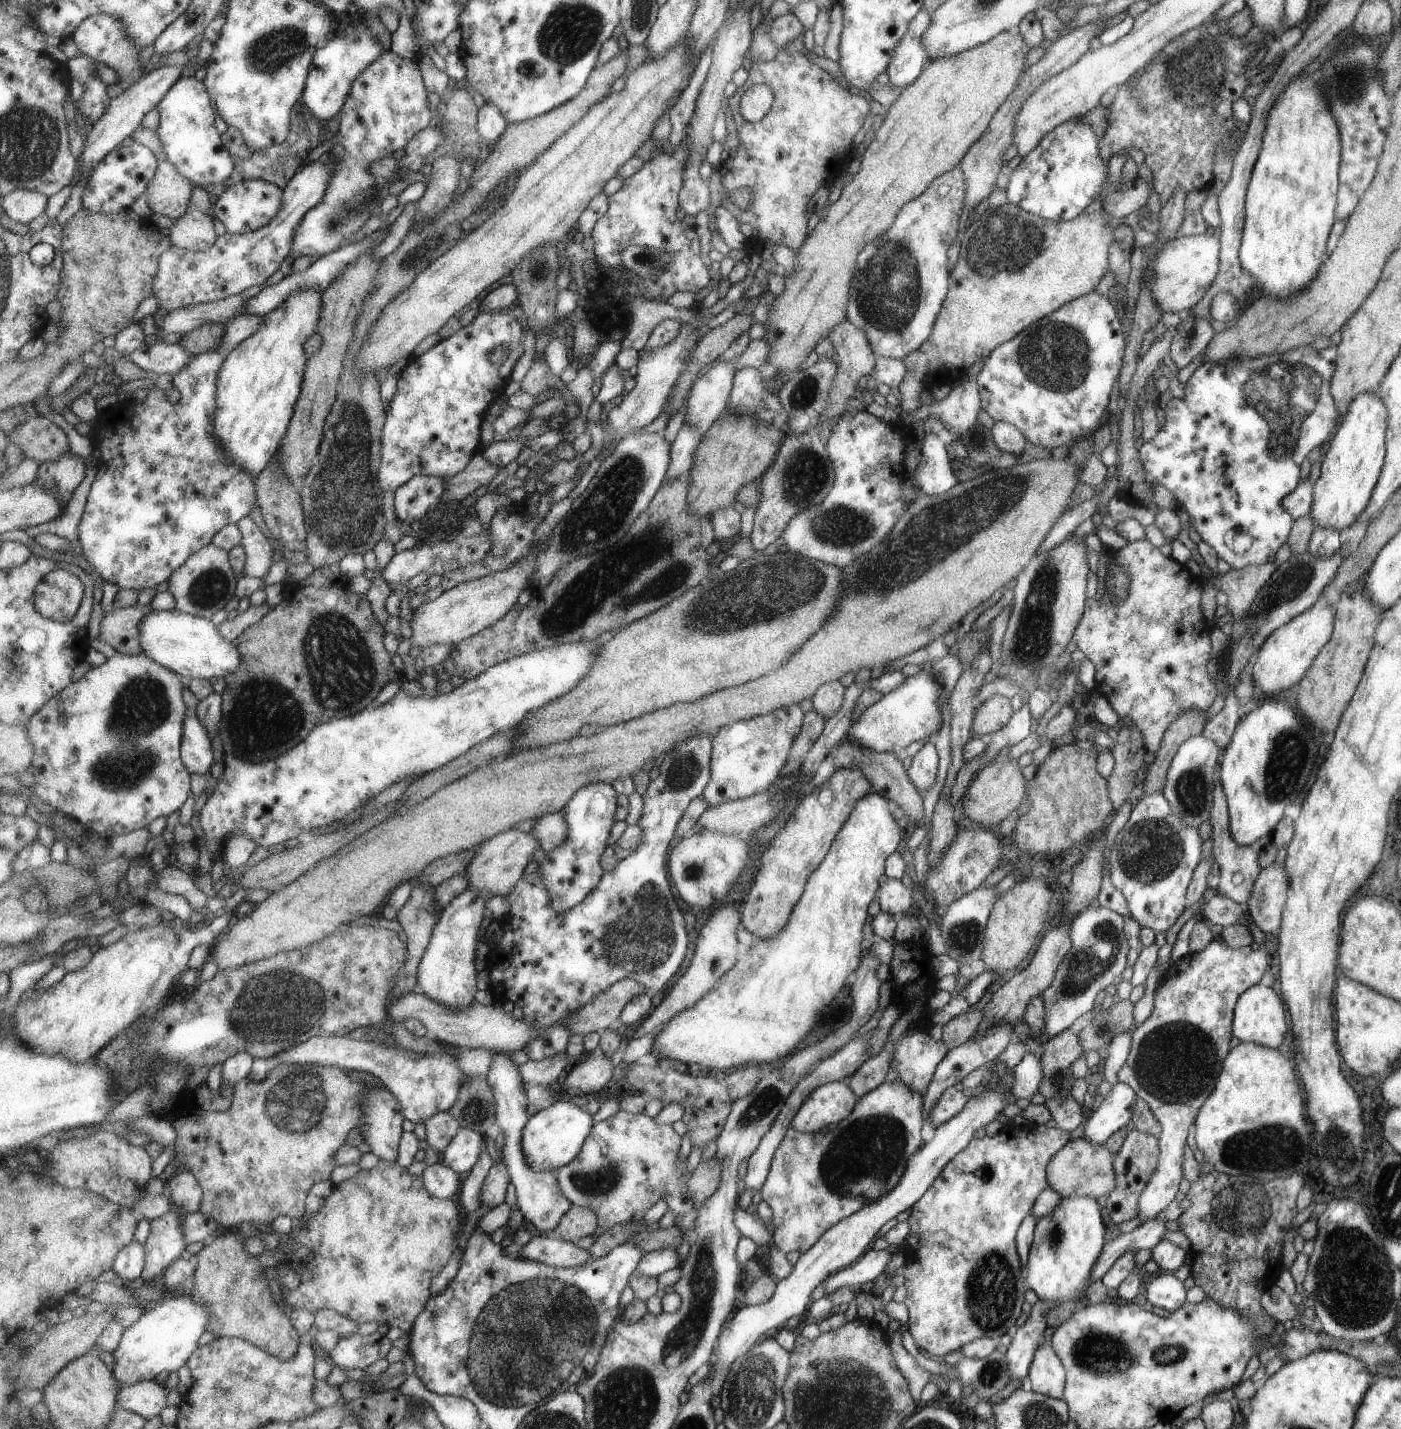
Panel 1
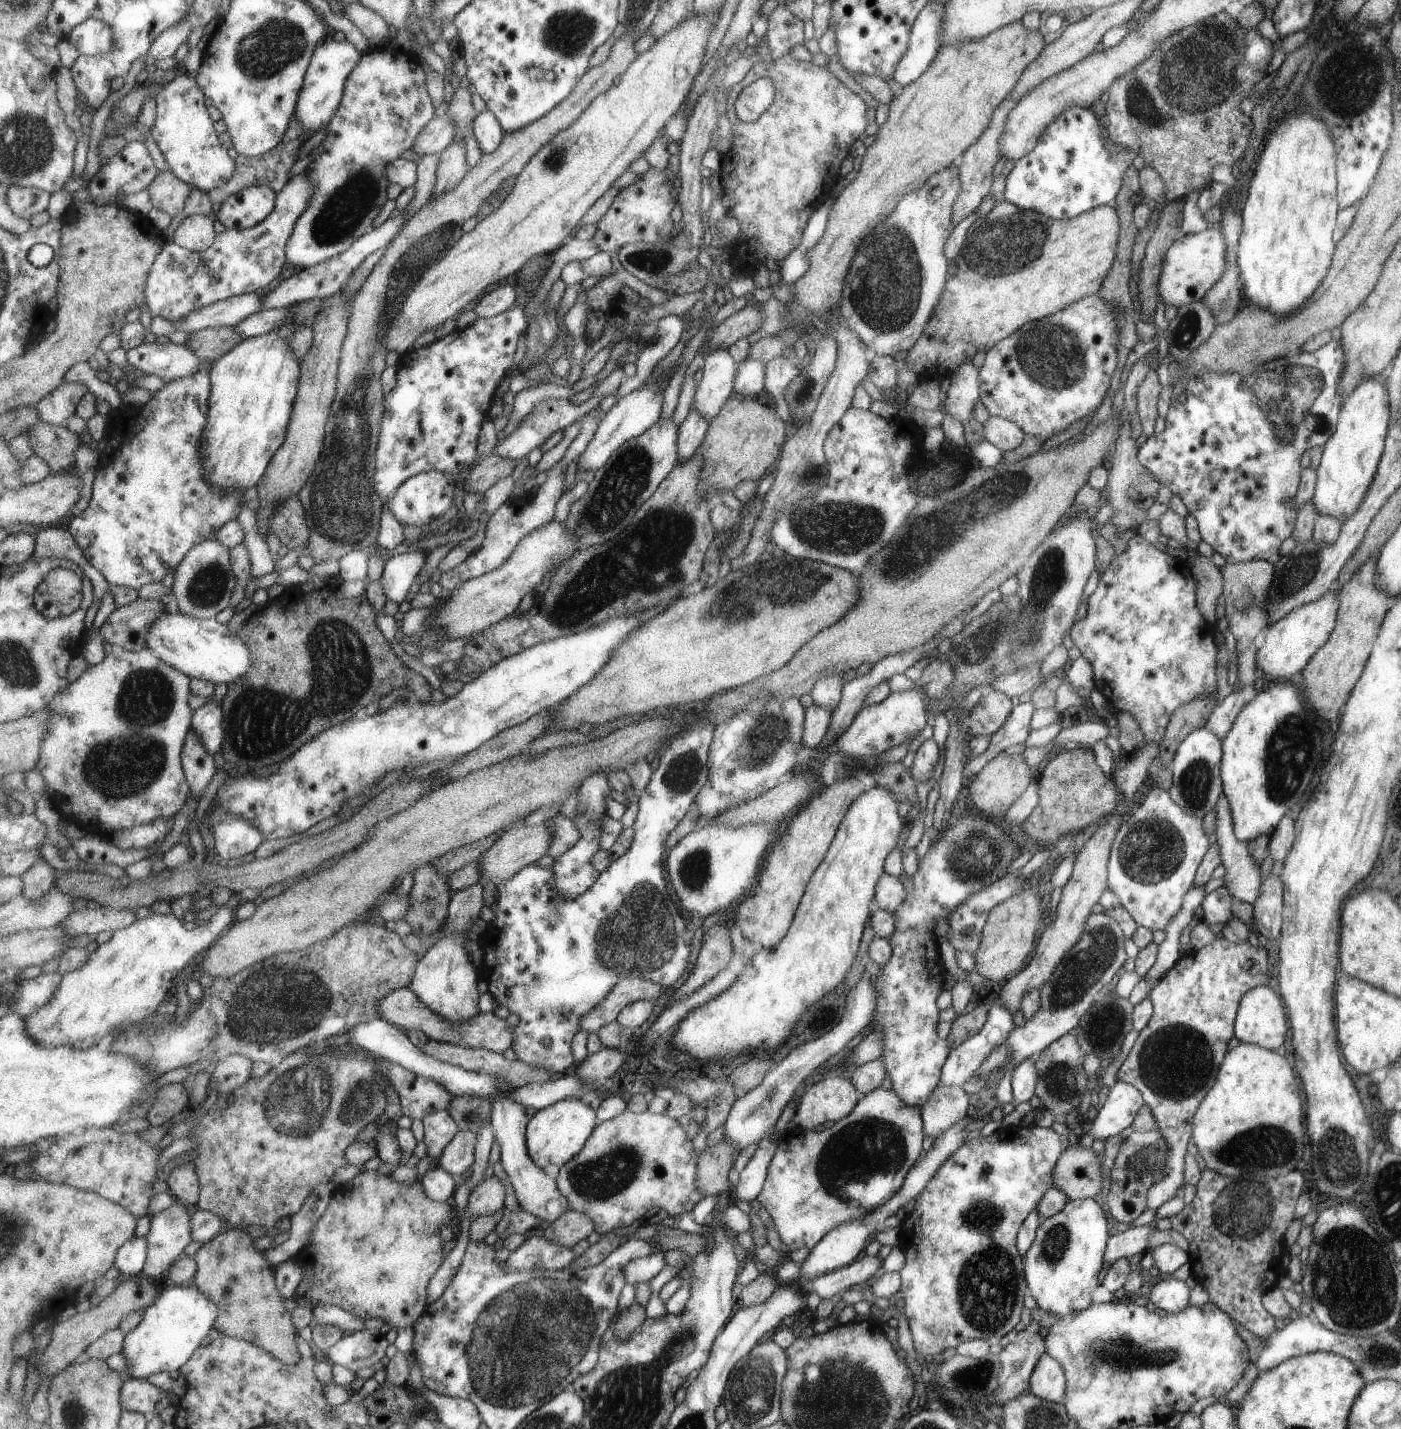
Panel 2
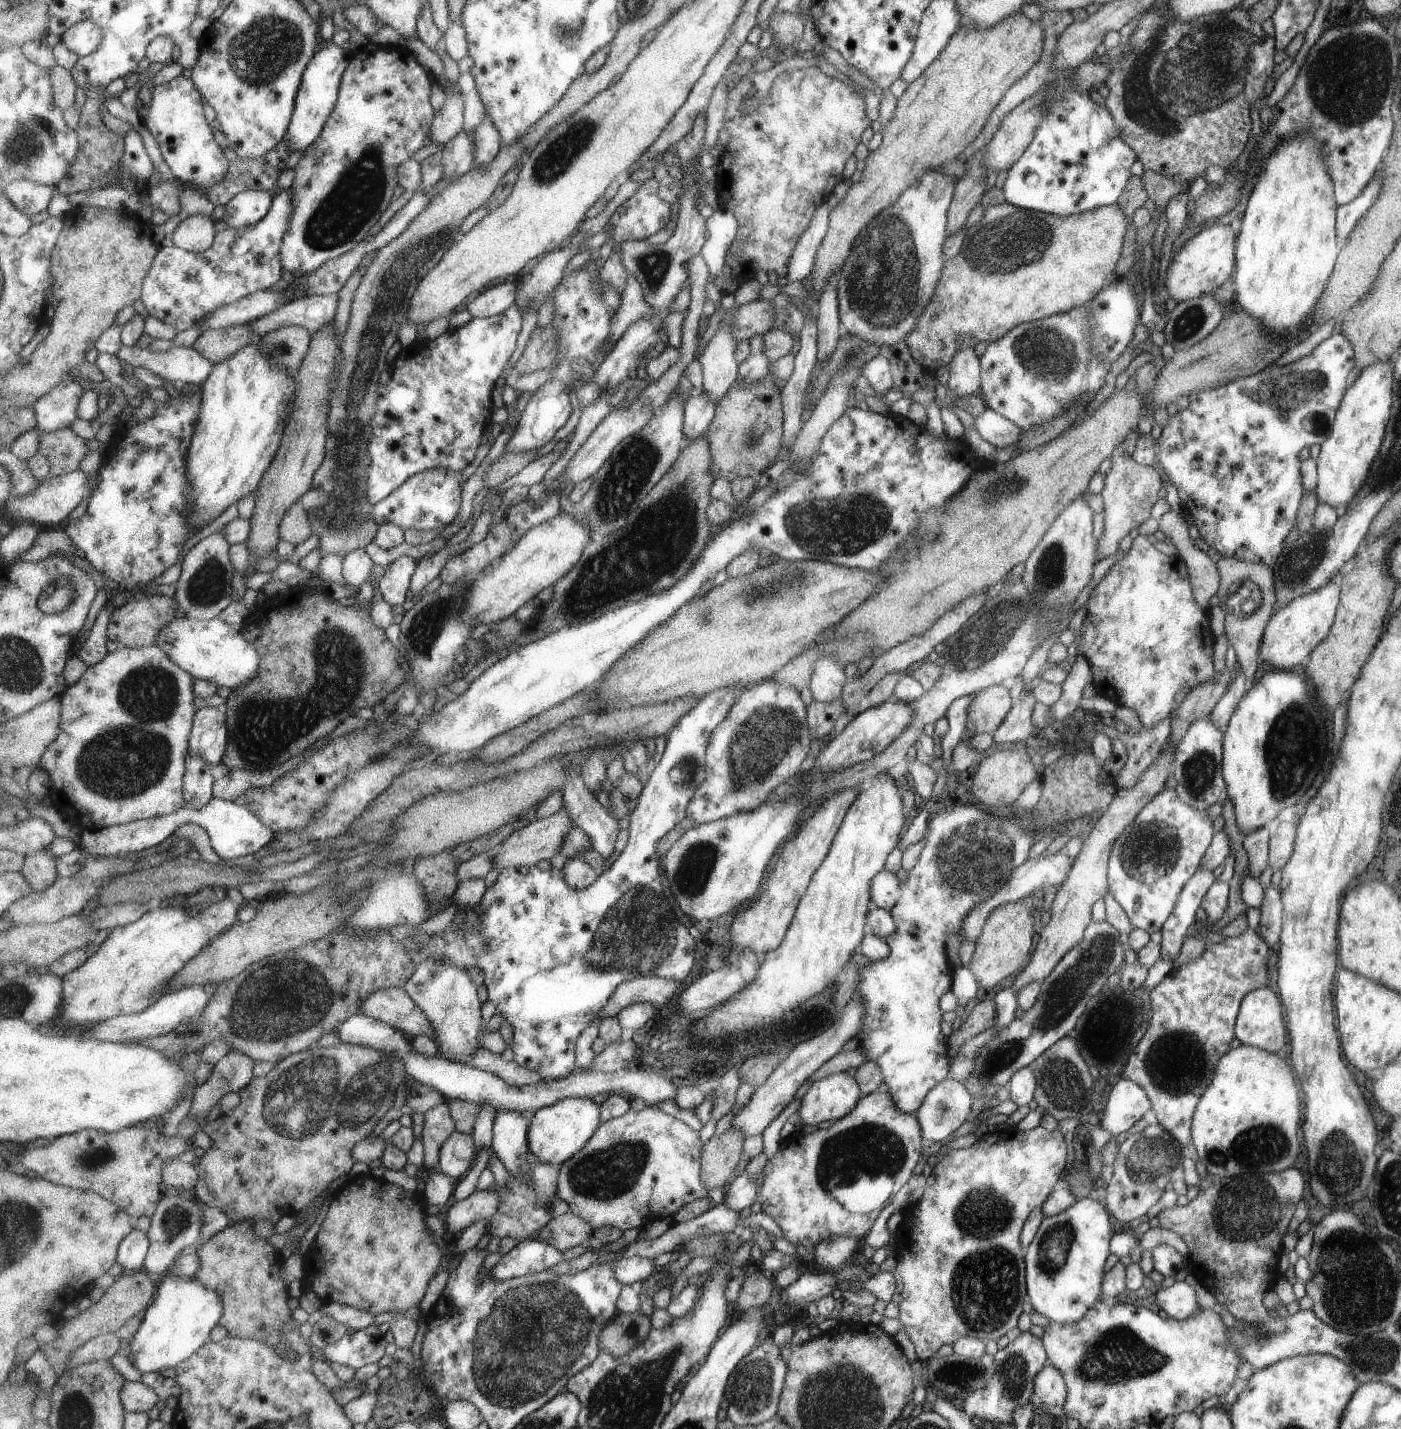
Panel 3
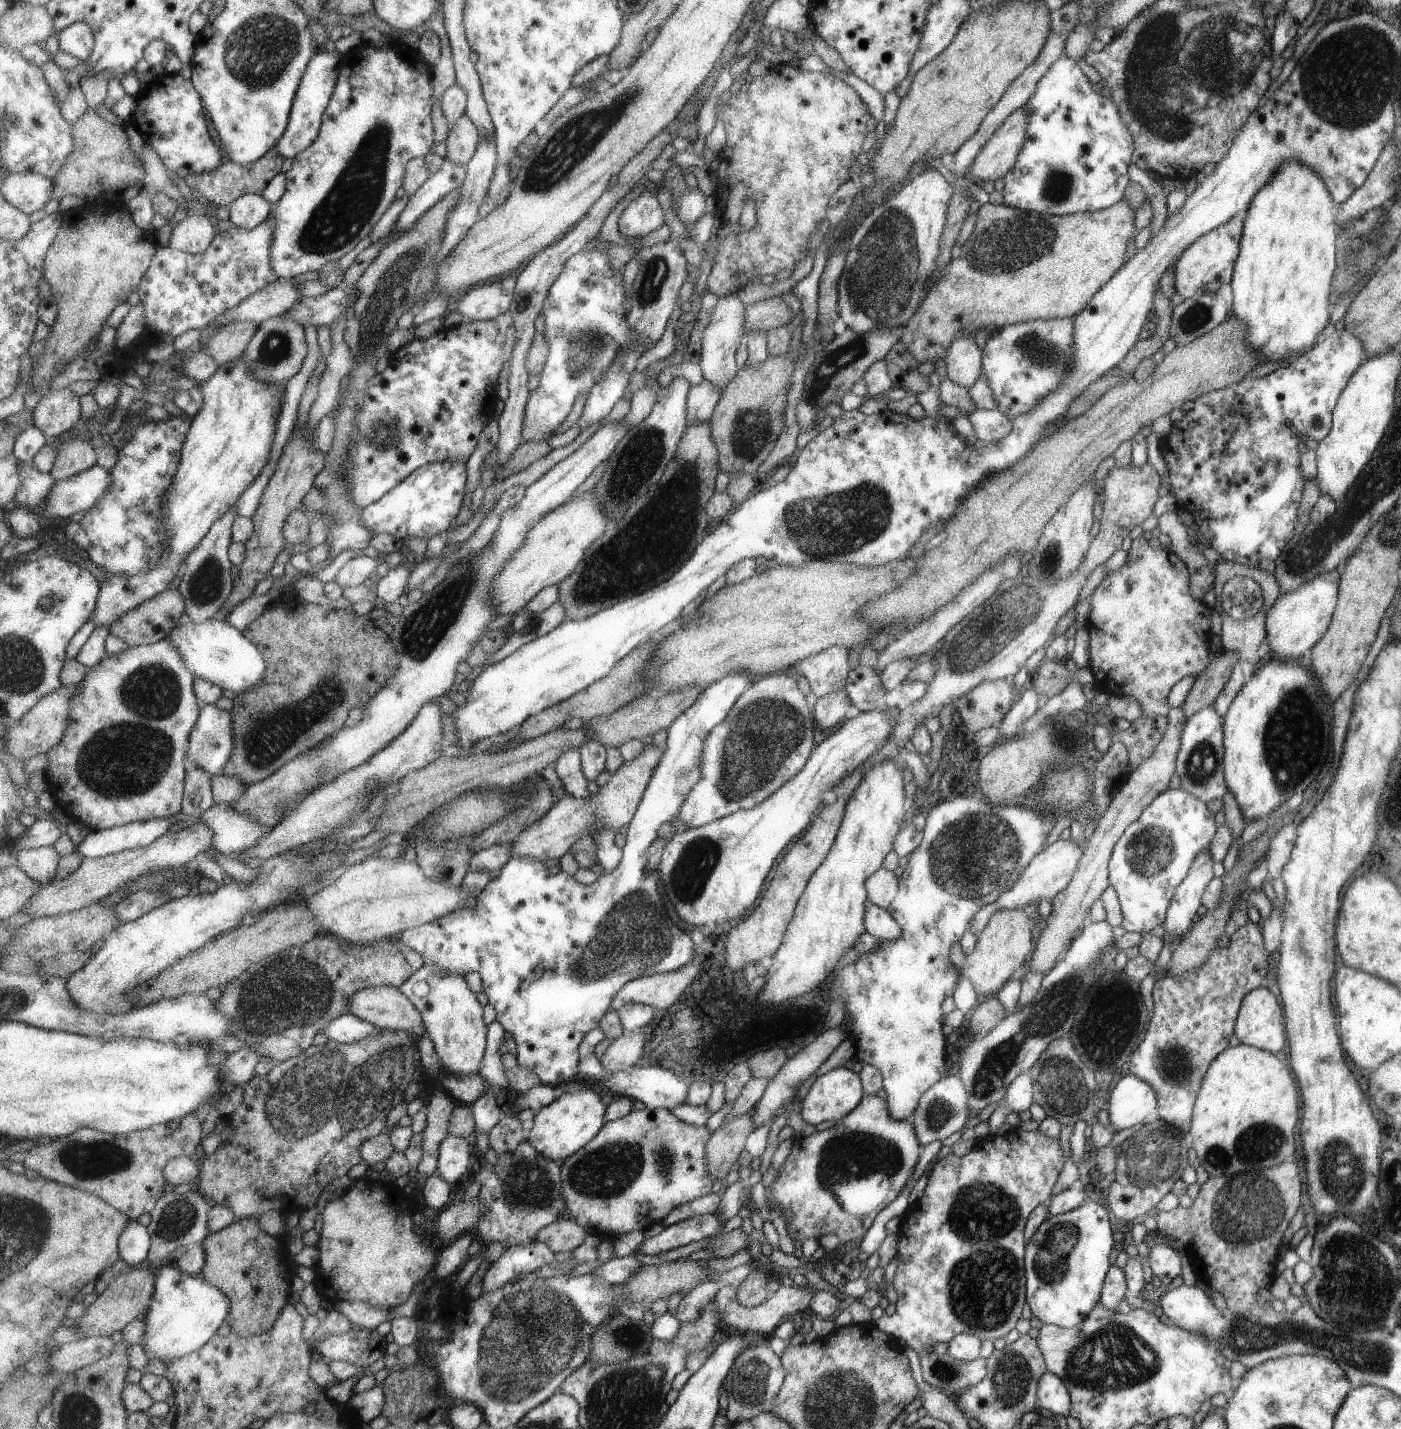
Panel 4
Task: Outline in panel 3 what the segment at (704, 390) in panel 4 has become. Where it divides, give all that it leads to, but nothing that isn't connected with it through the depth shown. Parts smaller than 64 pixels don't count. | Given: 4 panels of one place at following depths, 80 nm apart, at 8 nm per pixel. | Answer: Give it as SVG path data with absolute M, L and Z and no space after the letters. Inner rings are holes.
M703 390L696 391L686 403L685 412L685 446L695 438L707 435L716 416L717 404Z

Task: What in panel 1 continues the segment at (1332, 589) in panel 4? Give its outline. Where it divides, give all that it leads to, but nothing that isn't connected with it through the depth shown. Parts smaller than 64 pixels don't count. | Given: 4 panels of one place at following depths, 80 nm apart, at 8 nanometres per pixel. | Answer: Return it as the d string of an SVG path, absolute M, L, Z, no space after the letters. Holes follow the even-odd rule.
M1318 600L1301 614L1293 616L1283 626L1279 626L1269 634L1268 638L1259 646L1251 661L1253 682L1266 696L1274 696L1300 683L1305 672L1312 665L1312 661L1319 655L1321 648L1331 639L1333 614L1329 612L1331 604L1324 604Z

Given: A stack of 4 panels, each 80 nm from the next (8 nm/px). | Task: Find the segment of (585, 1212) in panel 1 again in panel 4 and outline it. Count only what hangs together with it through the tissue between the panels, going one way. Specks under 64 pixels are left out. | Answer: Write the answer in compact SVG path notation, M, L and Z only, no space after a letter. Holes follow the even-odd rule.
M561 1216L557 1222L543 1228L537 1234L537 1239L555 1253L574 1252L583 1242L586 1242L588 1232L577 1220Z

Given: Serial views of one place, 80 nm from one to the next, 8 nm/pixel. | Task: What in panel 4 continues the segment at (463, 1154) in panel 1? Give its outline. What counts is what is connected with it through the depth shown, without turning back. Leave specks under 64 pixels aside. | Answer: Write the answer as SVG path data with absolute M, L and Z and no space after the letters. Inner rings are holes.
M450 1135L441 1142L438 1173L445 1182L456 1187L457 1180L469 1170L471 1164L471 1142L467 1137Z

